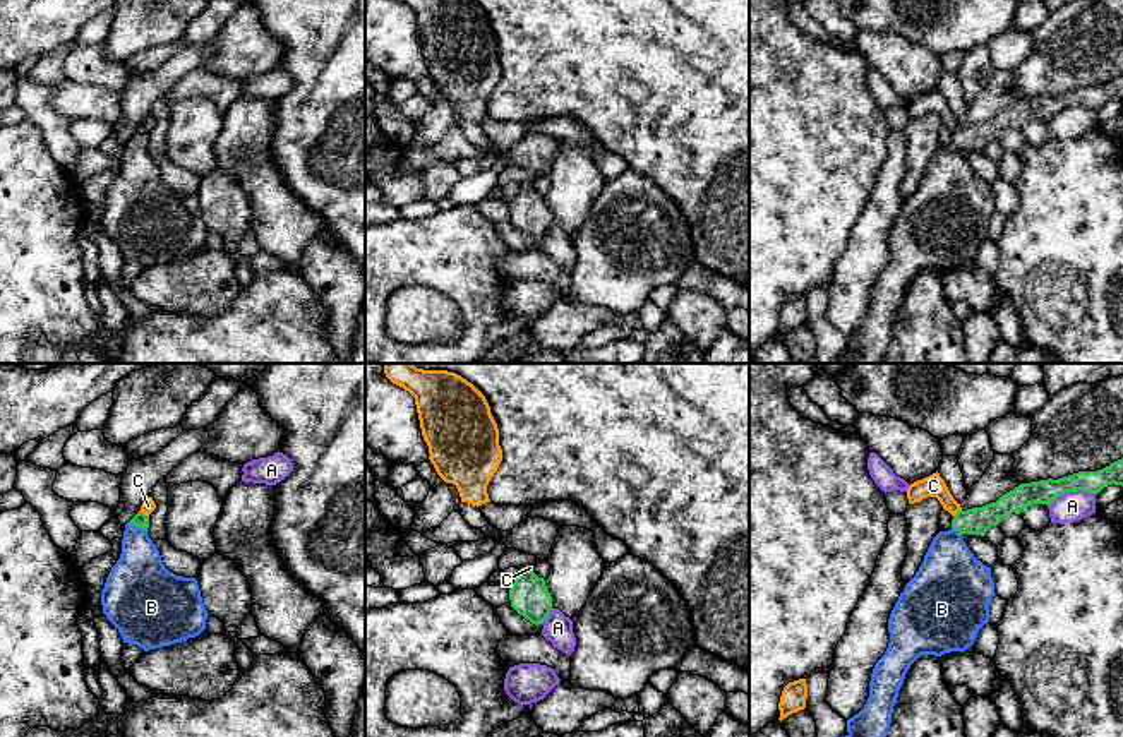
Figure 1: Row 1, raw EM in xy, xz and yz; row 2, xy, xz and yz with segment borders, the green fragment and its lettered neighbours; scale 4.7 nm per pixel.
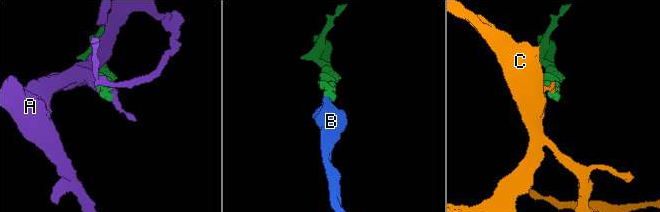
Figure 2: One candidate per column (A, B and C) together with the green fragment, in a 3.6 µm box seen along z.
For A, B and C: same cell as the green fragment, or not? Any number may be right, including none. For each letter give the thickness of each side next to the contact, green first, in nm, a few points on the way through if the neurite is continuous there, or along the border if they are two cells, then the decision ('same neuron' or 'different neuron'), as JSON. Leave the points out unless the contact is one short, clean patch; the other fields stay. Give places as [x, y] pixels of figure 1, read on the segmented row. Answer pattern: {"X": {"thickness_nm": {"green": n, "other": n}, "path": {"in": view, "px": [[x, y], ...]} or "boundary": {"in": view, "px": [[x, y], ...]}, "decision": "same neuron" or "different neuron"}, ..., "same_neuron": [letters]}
{"A": {"thickness_nm": {"green": 110, "other": 140}, "decision": "different neuron"}, "B": {"thickness_nm": {"green": 70, "other": 260}, "path": {"in": "xy", "px": [[141, 520], [138, 525], [139, 578]]}, "decision": "same neuron"}, "C": {"thickness_nm": {"green": 70, "other": 70}, "boundary": {"in": "xy", "px": [[139, 511], [148, 516]]}, "decision": "different neuron"}, "same_neuron": ["B"]}

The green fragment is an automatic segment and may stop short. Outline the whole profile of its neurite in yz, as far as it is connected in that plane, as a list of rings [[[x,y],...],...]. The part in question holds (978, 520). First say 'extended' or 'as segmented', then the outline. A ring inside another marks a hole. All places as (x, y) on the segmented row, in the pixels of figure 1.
extended | [[[1123,458],[1097,471],[1078,471],[1058,480],[1048,478],[1020,483],[1013,490],[1003,494],[996,502],[958,511],[952,519],[952,528],[948,531],[940,531],[933,538],[919,571],[900,593],[888,619],[888,648],[876,662],[871,674],[869,698],[864,708],[847,720],[849,734],[845,737],[886,737],[893,706],[910,665],[921,655],[941,656],[950,651],[965,651],[974,644],[979,629],[989,622],[989,605],[996,595],[991,567],[974,557],[962,540],[965,533],[984,536],[986,531],[991,526],[1000,524],[1006,514],[1020,514],[1032,504],[1049,506],[1065,492],[1084,490],[1097,494],[1113,483],[1123,487]]]

